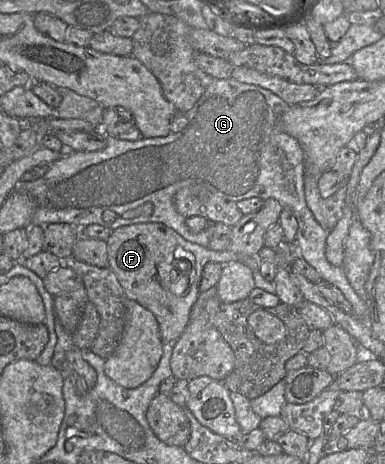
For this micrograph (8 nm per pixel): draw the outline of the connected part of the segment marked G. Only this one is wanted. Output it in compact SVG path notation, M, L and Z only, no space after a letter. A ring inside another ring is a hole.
M232 77L226 79L214 78L213 82L206 88L200 99L194 104L194 106L190 110L184 113L184 115L188 119L188 125L182 131L177 133L171 132L169 135L165 137L155 137L155 138L143 137L136 141L129 141L117 137L107 136L105 148L93 152L81 152L81 151L62 149L60 157L54 163L52 163L51 168L47 171L47 173L45 173L45 175L43 175L42 177L40 177L35 181L22 182L22 183L20 182L17 185L17 189L22 190L26 194L28 194L36 203L36 209L31 221L32 225L45 227L49 224L54 224L54 223L67 223L73 225L74 227L80 230L91 224L99 224L101 226L108 227L111 230L115 230L119 227L133 225L133 224L151 223L151 222L163 223L166 226L174 229L186 240L205 247L208 247L209 245L209 242L214 232L214 226L213 224L211 224L208 226L208 228L198 233L194 233L188 228L188 226L186 225L186 217L184 217L177 211L174 203L175 195L181 188L190 185L197 185L197 184L204 185L212 193L216 193L219 196L223 197L224 199L235 202L248 199L251 197L258 197L264 201L270 198L276 199L283 208L290 208L297 219L298 229L295 240L297 255L303 257L312 267L314 267L320 274L321 279L324 279L330 282L331 284L333 284L334 286L336 286L337 288L339 288L346 297L346 299L352 305L354 315L358 319L362 319L365 323L369 324L369 308L366 301L364 301L355 292L349 280L347 279L347 276L343 271L343 268L332 265L331 263L328 262L328 260L325 257L326 241L328 238L329 230L321 226L316 221L311 210L308 208L305 200L305 193L304 193L305 169L304 169L303 151L297 139L284 132L281 128L281 116L283 115L284 112L286 112L289 109L289 107L290 105L288 103L286 103L284 100L282 100L272 91L262 88L258 85L242 83L233 79ZM147 202L150 202L153 205L153 211L150 215L139 215L137 217L130 219L124 218L123 214L125 212L129 210L136 210ZM107 210L111 210L116 213L116 219L113 222L104 221L103 213Z

